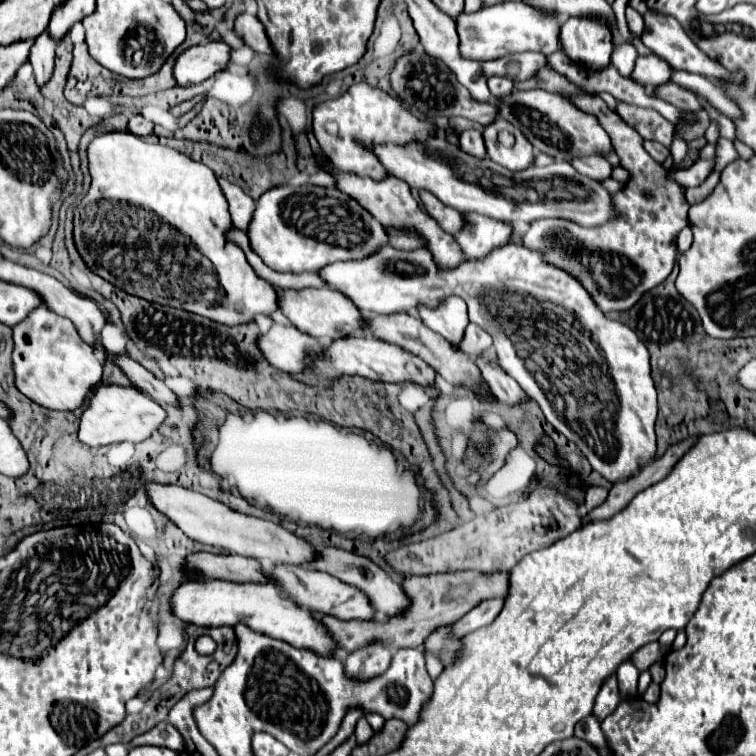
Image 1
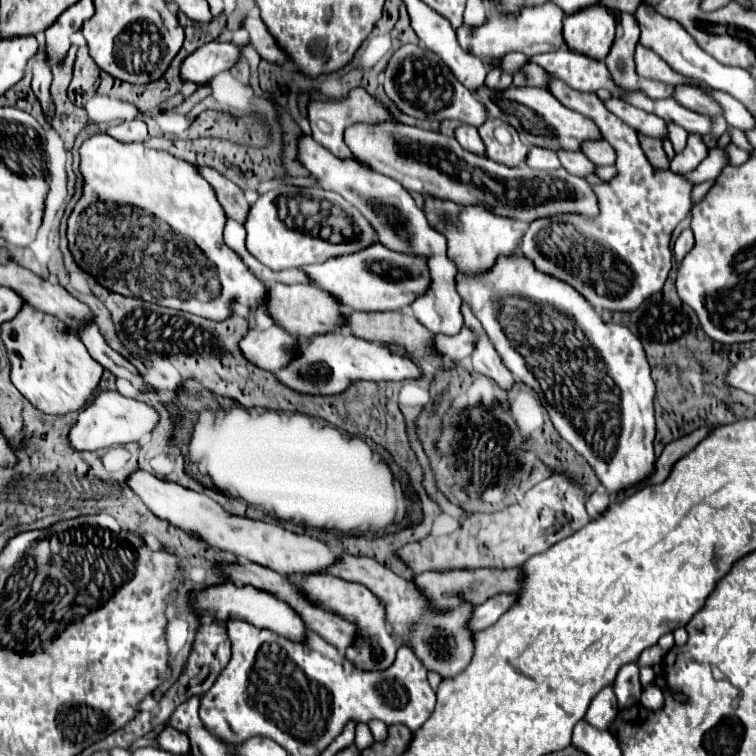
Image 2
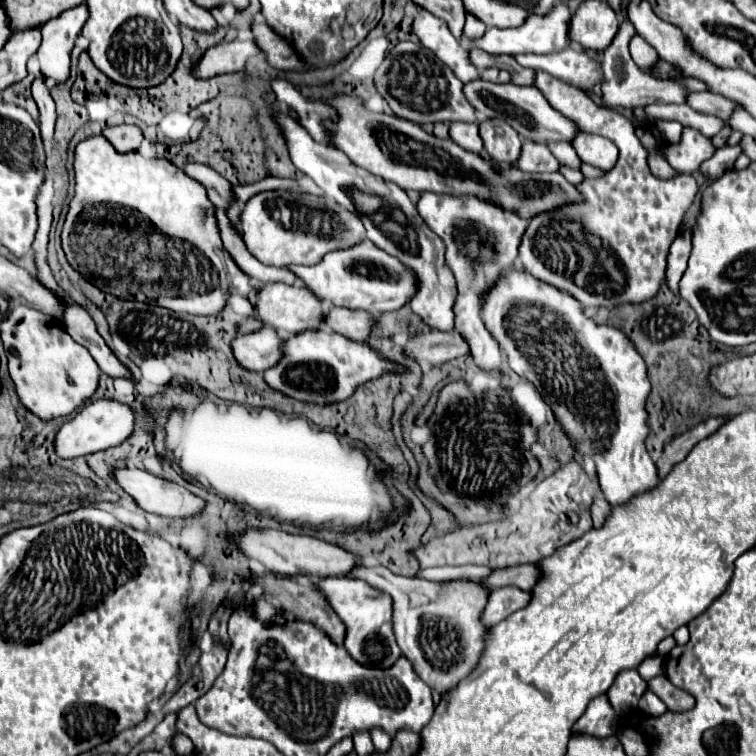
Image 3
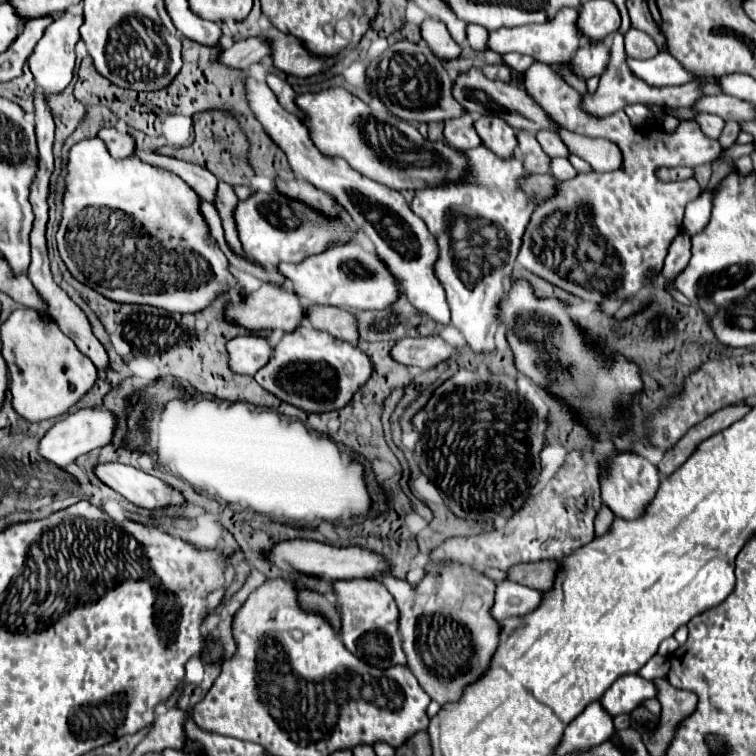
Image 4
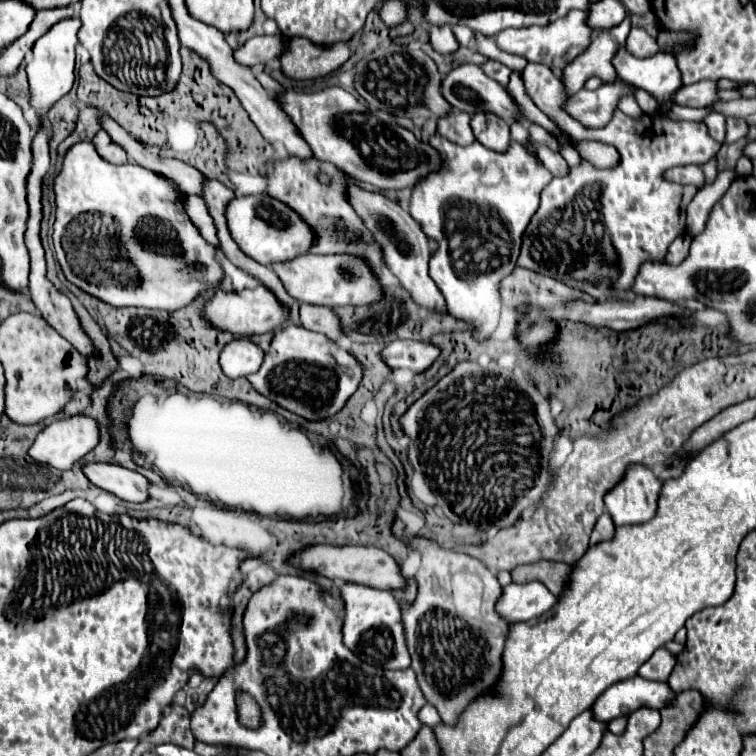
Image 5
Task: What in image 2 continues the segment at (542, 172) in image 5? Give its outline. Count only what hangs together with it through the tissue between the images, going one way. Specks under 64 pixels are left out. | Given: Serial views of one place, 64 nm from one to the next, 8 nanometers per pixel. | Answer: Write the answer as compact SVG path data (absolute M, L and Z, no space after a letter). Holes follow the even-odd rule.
M426 196L424 214L432 228L448 240L448 258L456 264L458 272L468 276L480 276L488 272L500 256L514 256L520 244L522 232L514 228L512 218L496 216L484 206L460 206L450 200L438 200L434 196ZM462 302L462 318L464 318L464 326L470 328L476 336L476 346L474 346L474 352L472 352L472 358L470 358L474 370L488 376L488 378L492 378L498 386L508 390L514 384L514 378L508 372L508 368L502 364L500 354L492 346L492 342L486 336L486 332L482 328L482 324L478 322L478 318L472 314L472 308L470 308L468 302Z

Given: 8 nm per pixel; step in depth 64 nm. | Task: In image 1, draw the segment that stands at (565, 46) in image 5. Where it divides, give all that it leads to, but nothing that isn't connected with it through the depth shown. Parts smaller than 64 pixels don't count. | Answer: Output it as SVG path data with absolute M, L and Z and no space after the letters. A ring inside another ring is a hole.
M508 2L496 6L484 6L476 14L460 14L458 20L460 52L470 60L496 60L510 52L556 52L560 44L560 22L558 14L546 8L536 8L524 2ZM538 48L538 50L530 50Z

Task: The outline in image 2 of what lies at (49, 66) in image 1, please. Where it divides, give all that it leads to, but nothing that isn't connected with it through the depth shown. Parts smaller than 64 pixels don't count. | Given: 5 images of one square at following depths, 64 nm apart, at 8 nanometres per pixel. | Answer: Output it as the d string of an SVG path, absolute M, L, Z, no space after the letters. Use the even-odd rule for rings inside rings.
M40 48L38 52L38 60L34 64L34 78L32 78L32 90L36 94L36 98L42 104L44 116L46 120L50 120L50 112L54 110L52 104L52 96L50 96L50 82L52 82L52 68L48 68L48 64L44 64L44 52Z

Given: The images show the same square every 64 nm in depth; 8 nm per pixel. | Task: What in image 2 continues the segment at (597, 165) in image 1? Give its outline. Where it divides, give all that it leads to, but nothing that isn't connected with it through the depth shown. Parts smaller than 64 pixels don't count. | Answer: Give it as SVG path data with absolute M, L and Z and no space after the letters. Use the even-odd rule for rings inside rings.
M560 150L560 152L558 152L558 158L560 158L560 164L562 164L570 174L576 174L576 176L592 174L594 168L596 168L592 162L588 162L588 158L586 158L582 152Z

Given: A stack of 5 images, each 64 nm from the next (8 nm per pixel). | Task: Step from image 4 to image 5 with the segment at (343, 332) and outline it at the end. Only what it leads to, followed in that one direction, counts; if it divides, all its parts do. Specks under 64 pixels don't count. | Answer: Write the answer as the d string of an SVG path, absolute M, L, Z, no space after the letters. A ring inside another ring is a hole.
M300 304L300 320L302 320L304 328L308 328L312 332L320 332L320 334L328 336L330 340L340 342L344 338L344 334L340 332L336 314L330 308Z

